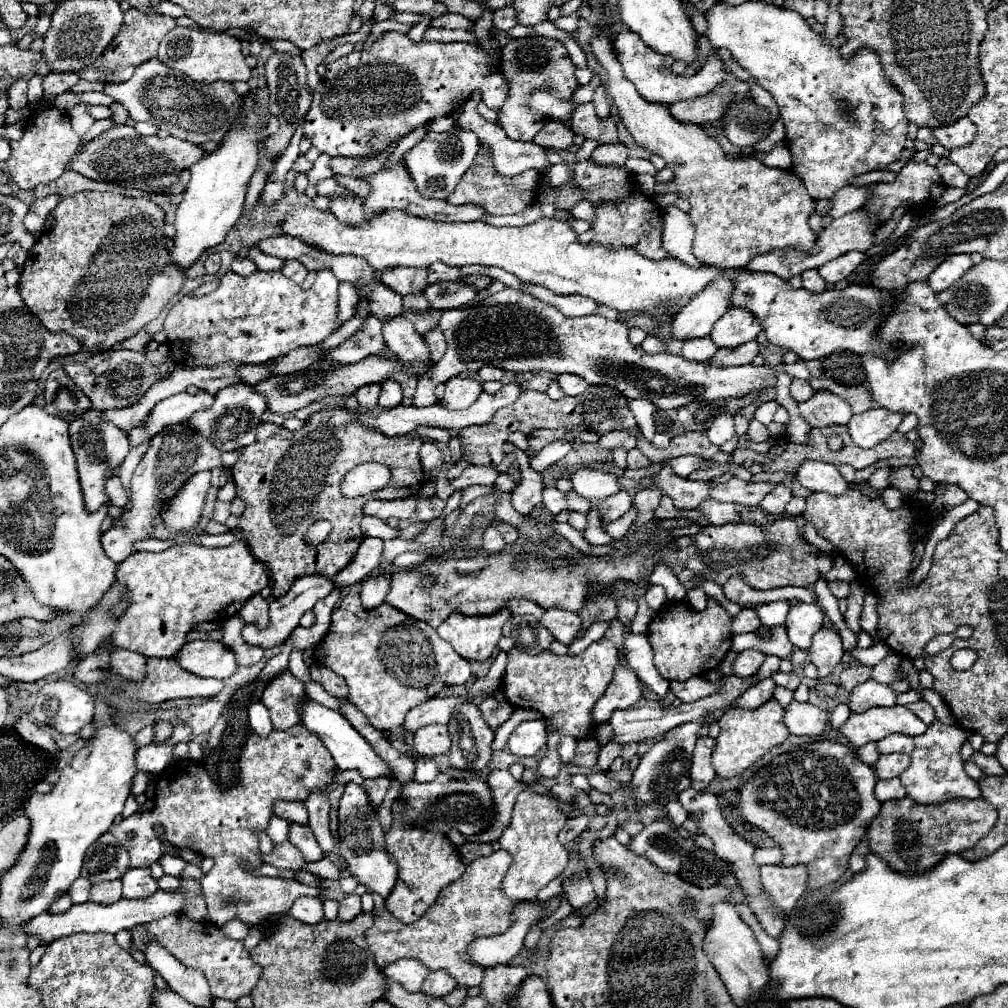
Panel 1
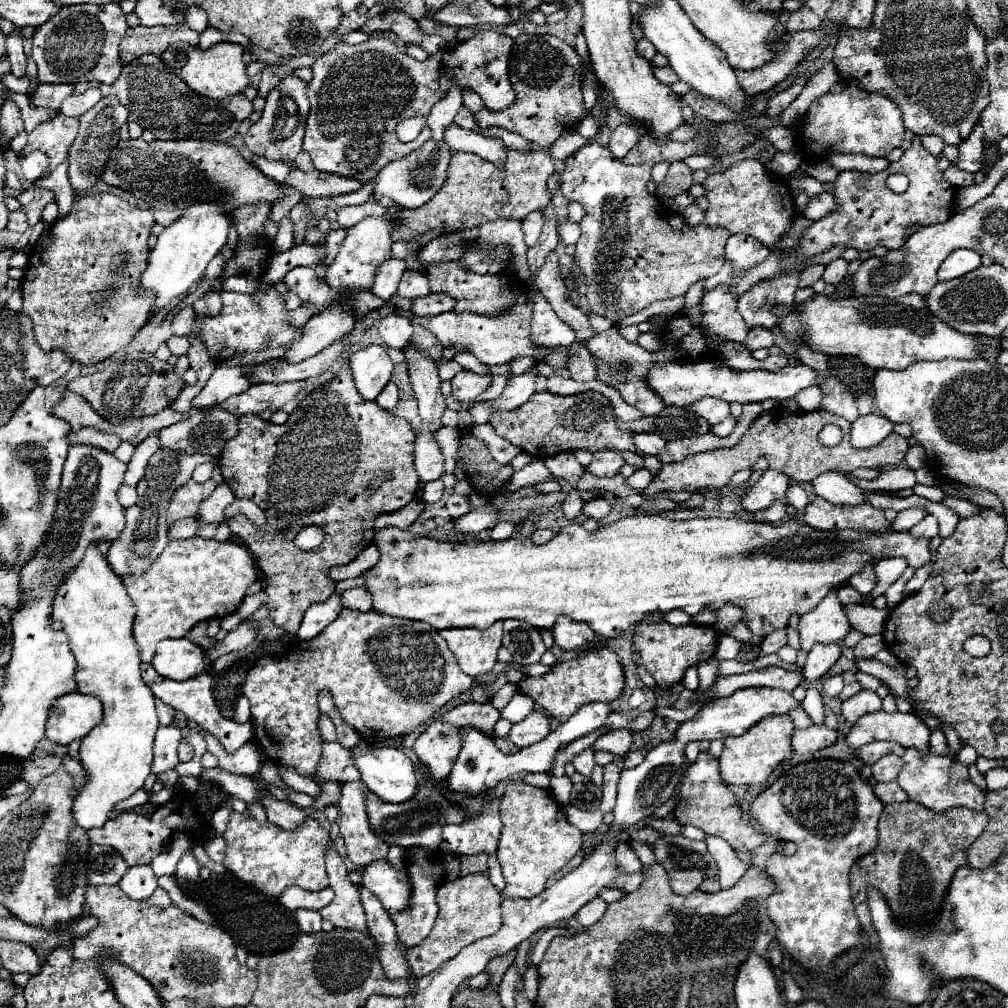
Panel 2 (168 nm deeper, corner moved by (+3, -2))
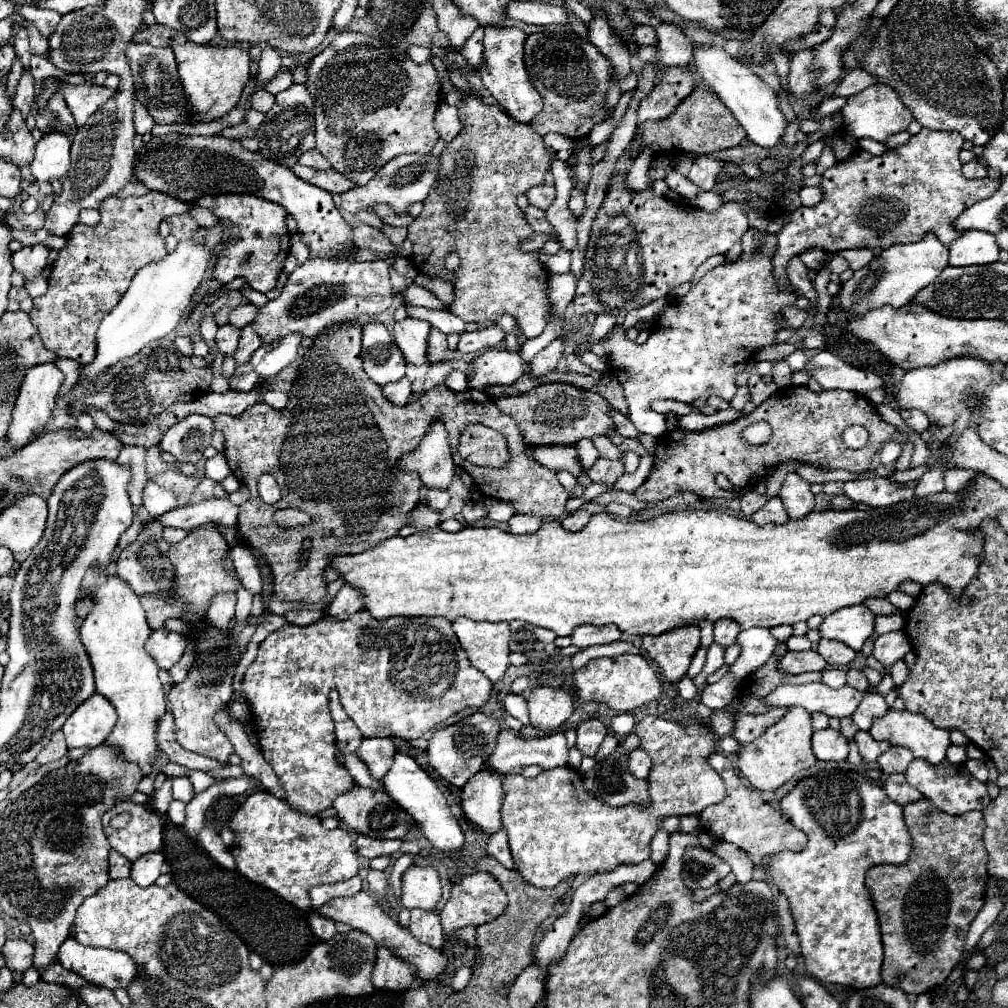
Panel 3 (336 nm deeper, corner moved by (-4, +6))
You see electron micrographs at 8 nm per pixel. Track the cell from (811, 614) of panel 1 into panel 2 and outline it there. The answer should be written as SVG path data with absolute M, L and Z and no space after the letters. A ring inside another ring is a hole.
M836 592L828 594L810 614L804 614L800 618L800 642L802 650L810 650L816 642L820 644L832 644L844 640L844 636L850 632L850 622L844 612L844 606L840 604Z

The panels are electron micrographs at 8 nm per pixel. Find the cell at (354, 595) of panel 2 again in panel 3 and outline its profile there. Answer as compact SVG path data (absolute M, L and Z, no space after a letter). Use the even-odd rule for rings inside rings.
M345 584L335 600L329 604L329 616L333 618L349 618L351 614L363 610L365 598L361 598L361 590L353 590L353 586Z

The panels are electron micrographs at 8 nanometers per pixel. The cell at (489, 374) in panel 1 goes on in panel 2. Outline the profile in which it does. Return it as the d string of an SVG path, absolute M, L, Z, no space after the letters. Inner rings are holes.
M456 352L456 362L462 366L462 368L468 368L468 370L474 370L474 372L480 372L480 374L484 374L484 372L490 372L490 368L488 366L484 366L472 352L468 354L468 352Z

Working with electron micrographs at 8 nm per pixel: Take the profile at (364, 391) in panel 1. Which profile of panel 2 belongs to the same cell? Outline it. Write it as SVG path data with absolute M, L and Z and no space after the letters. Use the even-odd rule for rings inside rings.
M370 344L350 356L354 370L354 384L362 398L374 400L382 388L390 382L394 364L382 346Z

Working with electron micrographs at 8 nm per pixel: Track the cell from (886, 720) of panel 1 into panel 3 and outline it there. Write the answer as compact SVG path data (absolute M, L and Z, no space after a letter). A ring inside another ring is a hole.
M889 710L885 716L873 720L869 734L875 740L887 740L895 746L905 746L915 758L923 758L929 764L943 762L951 744L947 730L941 730L921 714L907 710Z

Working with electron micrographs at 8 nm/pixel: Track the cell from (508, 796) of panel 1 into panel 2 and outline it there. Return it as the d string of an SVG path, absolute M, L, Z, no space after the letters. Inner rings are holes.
M494 800L486 810L468 820L466 824L450 824L442 830L442 844L440 850L450 854L492 854L498 848L500 838L500 814L498 814L498 800Z

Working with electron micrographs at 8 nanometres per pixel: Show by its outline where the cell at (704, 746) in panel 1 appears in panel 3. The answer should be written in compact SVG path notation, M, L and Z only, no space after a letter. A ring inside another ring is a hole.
M713 752L707 762L711 764L711 768L715 768L723 782L725 782L725 798L719 802L719 804L713 804L713 806L707 806L699 818L701 818L701 826L709 832L713 832L719 840L725 840L725 842L733 842L735 846L743 848L749 852L751 860L755 864L759 864L765 856L771 856L771 854L777 854L777 852L783 852L783 850L793 850L793 852L799 852L805 848L807 844L807 836L805 832L801 832L799 828L795 828L793 824L789 824L783 814L775 808L771 808L755 788L749 788L743 778L737 774L735 770L735 762L727 756L727 754L721 754L721 752Z

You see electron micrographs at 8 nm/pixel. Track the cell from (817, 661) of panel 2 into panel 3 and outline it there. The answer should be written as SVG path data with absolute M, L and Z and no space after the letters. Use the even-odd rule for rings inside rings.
M821 640L817 644L817 652L825 658L827 664L833 664L833 666L843 666L843 664L849 664L857 652L853 652L849 646L845 646L843 642L837 642L837 640Z

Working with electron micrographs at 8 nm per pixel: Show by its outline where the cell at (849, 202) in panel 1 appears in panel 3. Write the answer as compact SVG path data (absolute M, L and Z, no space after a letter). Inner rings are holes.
M805 186L799 190L799 198L803 206L817 206L823 198L823 190L821 186Z

